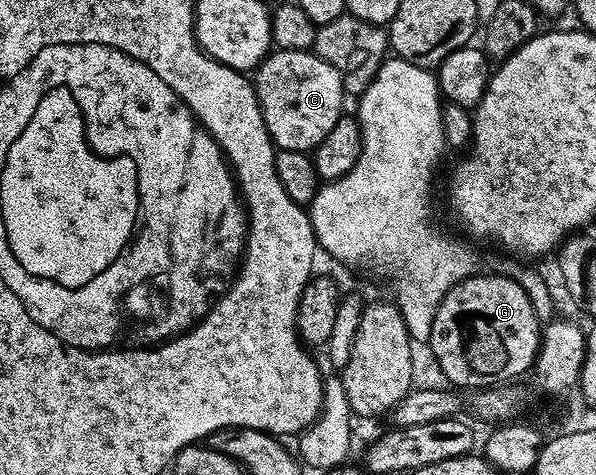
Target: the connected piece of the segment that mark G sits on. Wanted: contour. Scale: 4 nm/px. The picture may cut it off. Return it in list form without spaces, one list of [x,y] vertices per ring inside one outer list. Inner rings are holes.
[[[482,272],[467,278],[456,288],[452,288],[452,292],[448,292],[436,312],[428,349],[434,353],[434,358],[438,361],[443,376],[451,382],[447,382],[451,387],[467,386],[467,391],[470,392],[479,388],[498,388],[518,380],[514,378],[528,373],[533,368],[534,361],[539,361],[544,326],[543,323],[538,323],[538,314],[539,311],[527,292],[516,280]]]

